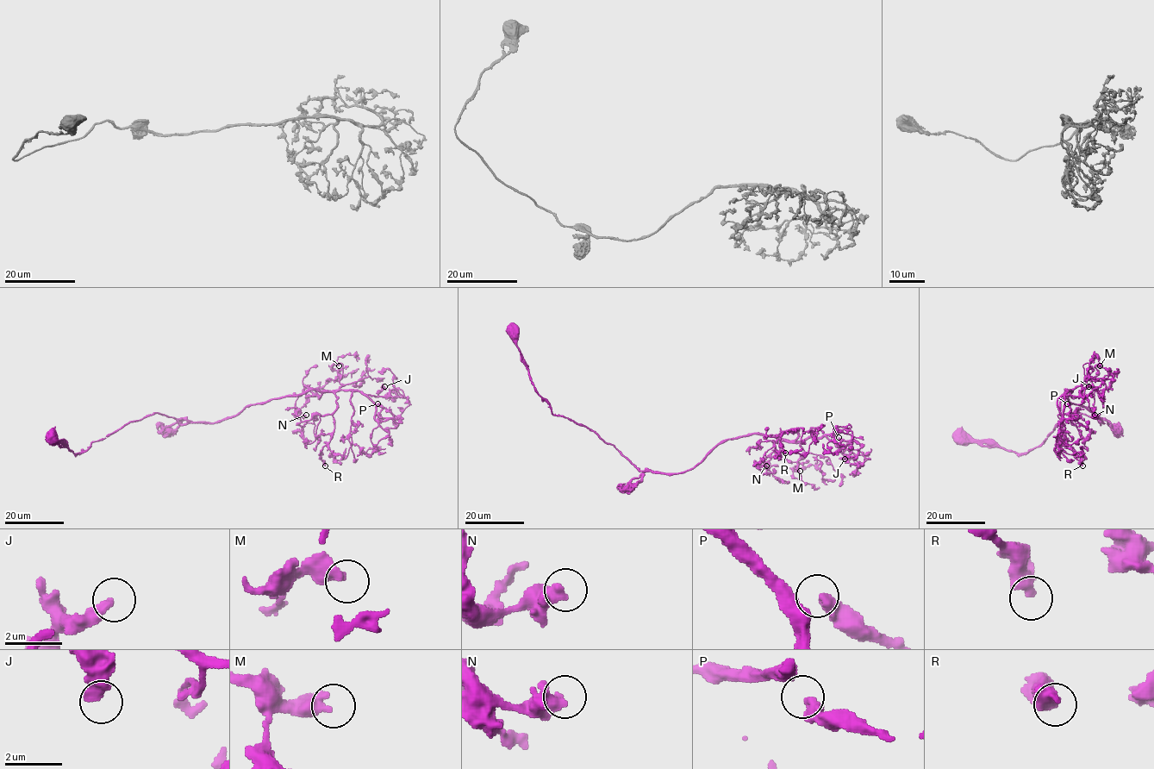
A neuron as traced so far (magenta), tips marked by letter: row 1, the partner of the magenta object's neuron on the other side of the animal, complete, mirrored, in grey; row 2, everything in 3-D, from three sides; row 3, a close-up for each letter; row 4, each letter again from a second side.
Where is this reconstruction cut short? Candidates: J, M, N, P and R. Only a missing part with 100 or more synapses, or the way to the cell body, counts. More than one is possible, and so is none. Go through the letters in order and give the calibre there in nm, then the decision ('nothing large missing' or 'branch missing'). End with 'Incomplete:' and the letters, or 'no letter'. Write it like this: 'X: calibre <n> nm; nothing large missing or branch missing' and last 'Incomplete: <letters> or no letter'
J: calibre 440 nm; nothing large missing
M: calibre 500 nm; nothing large missing
N: calibre 500 nm; nothing large missing
P: calibre 320 nm; nothing large missing
R: calibre 440 nm; nothing large missing
Incomplete: no letter

